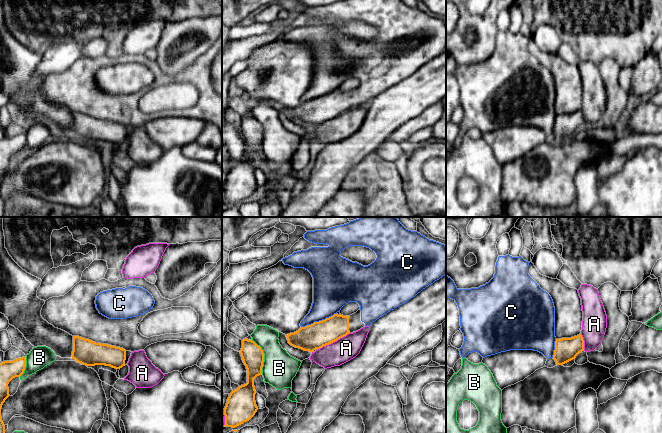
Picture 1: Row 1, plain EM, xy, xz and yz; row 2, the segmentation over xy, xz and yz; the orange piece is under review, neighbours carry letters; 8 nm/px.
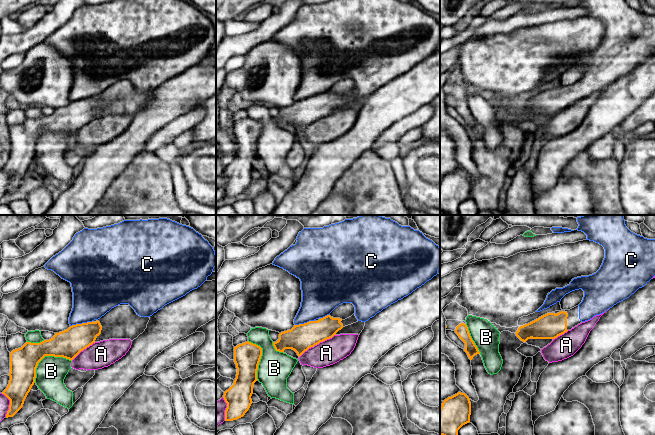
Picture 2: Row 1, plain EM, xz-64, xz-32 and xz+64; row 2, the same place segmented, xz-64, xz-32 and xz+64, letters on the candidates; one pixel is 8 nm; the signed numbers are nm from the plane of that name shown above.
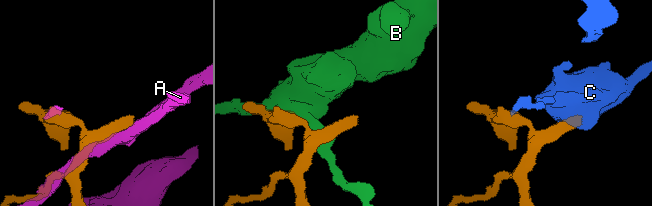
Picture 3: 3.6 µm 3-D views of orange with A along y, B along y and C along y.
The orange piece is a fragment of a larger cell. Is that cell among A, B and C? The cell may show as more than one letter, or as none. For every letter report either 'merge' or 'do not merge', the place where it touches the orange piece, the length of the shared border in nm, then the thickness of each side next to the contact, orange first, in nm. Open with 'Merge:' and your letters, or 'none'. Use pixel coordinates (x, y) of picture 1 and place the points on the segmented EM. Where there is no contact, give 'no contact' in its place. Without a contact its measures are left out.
Merge: C
A: do not merge; contact xz (333, 341); length 300 nm; calibres 200 and 190 nm
B: do not merge; contact xz (263, 356); length 280 nm; calibres 180 and 280 nm
C: merge; contact xz (319, 321); length 300 nm; calibres 200 and 280 nm

